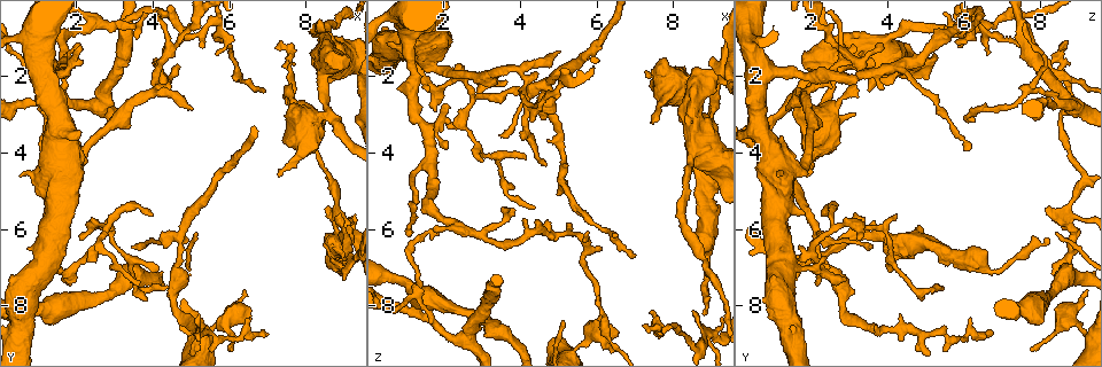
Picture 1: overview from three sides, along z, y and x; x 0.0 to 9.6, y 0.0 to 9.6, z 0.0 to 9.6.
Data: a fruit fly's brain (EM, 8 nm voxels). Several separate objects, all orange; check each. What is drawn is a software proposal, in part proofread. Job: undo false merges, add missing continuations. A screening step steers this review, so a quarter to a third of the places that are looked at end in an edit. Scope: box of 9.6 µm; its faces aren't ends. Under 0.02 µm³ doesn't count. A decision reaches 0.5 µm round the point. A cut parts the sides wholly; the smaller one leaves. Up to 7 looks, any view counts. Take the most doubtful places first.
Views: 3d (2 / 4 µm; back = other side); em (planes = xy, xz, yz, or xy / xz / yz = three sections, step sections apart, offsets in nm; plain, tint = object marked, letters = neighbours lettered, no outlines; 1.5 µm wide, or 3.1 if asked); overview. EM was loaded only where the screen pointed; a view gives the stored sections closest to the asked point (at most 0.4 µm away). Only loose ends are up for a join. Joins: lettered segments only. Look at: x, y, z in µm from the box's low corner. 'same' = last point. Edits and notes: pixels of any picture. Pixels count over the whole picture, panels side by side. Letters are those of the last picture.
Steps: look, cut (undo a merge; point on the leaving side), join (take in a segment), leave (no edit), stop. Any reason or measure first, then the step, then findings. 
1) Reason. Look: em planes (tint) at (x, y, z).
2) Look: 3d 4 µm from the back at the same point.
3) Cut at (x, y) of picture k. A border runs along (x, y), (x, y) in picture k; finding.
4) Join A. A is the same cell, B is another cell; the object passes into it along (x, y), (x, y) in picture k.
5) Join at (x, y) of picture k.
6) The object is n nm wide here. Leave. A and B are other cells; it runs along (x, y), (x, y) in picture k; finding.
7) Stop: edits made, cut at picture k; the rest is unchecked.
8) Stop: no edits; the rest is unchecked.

Look: em planes (letters) at (8.45, 1.00, 2.80).

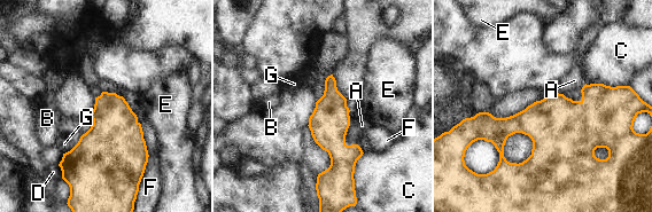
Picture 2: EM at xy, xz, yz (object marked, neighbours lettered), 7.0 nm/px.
Leave. A, B, C, D, E, F and G are other cells; a border runs along (82, 135), (63, 154) in picture 2; no lettered segment goes on from it.

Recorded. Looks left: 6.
Tapers out. Look: em xy step 8 (tint) at (7.00, 8.65, 6.70).

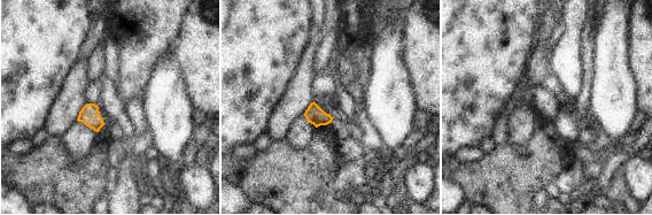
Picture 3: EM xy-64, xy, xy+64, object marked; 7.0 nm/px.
See the neighbours. Look: em xy step 8 (letters) at the same point.

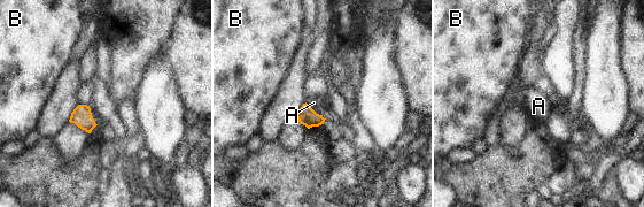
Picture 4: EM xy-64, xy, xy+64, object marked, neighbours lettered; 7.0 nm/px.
The object is 110 nm wide here. Leave. A and B are other cells; a border runs along (305, 101), (325, 119) in picture 4; none of them fits.

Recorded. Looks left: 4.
Abrupt turn. Look: 3d 4 µm at (1.35, 7.00, 1.60).

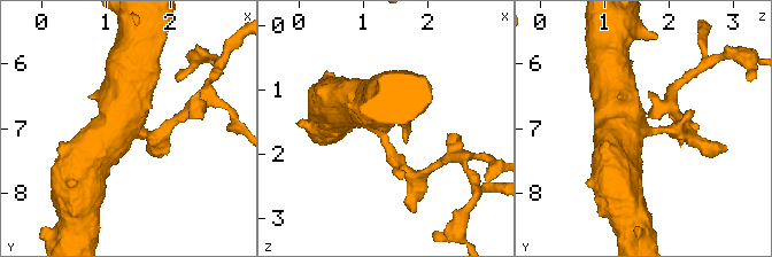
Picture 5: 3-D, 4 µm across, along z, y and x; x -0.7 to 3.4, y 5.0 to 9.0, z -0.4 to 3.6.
Look: em 3.1 µm xy step 8 (tint) at (1.30, 7.05, 1.65).

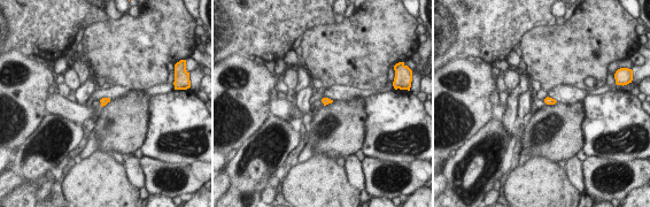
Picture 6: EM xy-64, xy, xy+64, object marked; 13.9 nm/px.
Look: em 3.1 µm planes (letters) at the same point.

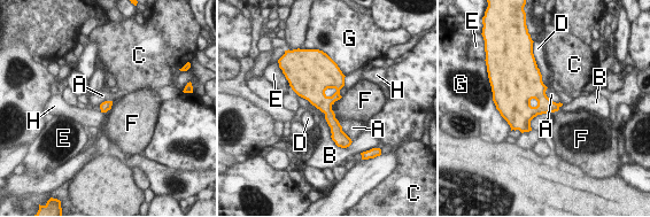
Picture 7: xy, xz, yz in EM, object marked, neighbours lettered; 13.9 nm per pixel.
Leave. A, B, C, D, E, F, G and H are other cells; a border runs along (552, 111), (538, 114), (531, 129) in picture 7; one cell here.

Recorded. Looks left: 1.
Stop: no edits; the rest is unchecked.

